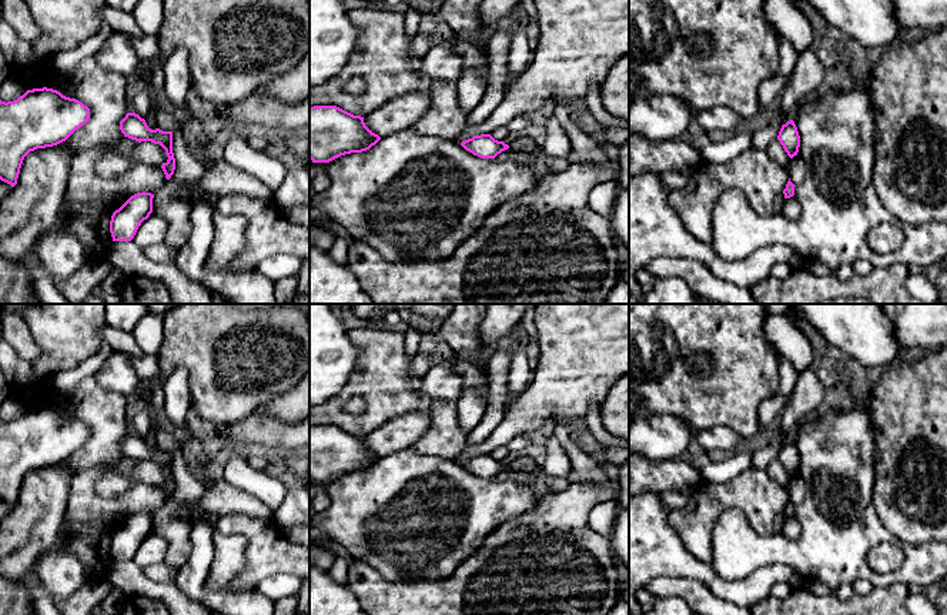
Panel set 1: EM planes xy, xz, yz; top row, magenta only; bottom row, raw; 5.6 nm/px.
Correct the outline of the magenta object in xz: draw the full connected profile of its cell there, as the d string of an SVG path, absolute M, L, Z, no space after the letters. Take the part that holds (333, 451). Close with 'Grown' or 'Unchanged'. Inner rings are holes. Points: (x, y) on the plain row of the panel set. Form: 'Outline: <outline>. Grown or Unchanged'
Outline: M337 425L309 427L309 478L312 482L329 482L341 475L362 472L381 457L354 435Z. Unchanged

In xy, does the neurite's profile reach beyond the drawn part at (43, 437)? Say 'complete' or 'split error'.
complete

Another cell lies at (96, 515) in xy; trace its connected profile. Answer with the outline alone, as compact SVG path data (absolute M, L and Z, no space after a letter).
M123 457L116 467L94 467L74 474L70 485L67 508L63 519L63 527L54 545L58 549L74 554L86 566L90 581L106 576L113 556L110 552L111 535L131 515L137 512L157 512L167 502L165 494L158 485L147 485L135 481L126 492L120 495L101 497L96 491L97 481L108 474L117 472L121 475L133 475L138 461Z

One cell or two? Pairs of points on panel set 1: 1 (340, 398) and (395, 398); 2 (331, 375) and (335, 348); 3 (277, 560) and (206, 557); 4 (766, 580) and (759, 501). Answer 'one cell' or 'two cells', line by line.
1: one cell
2: one cell
3: two cells
4: two cells

